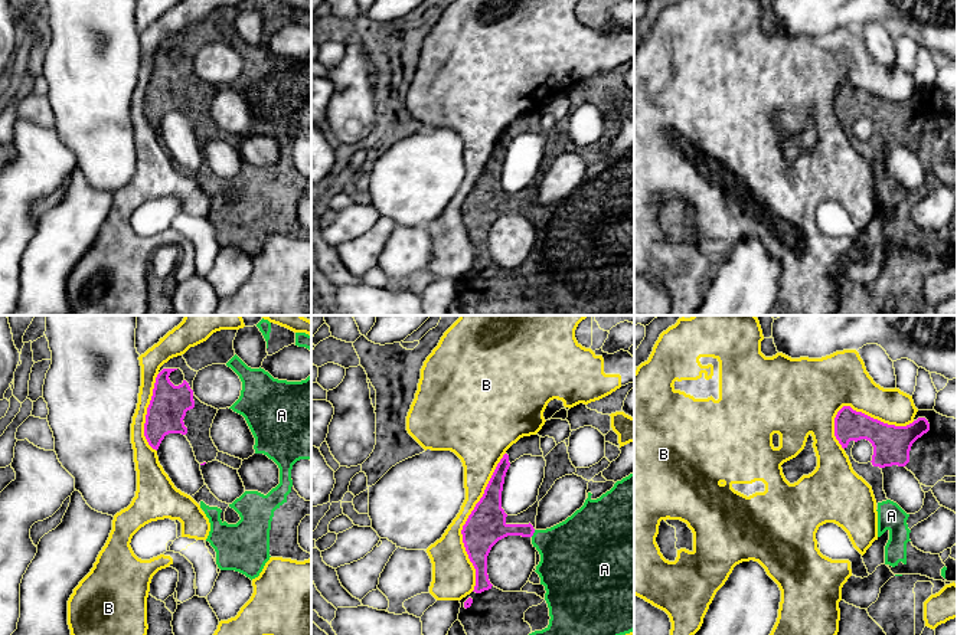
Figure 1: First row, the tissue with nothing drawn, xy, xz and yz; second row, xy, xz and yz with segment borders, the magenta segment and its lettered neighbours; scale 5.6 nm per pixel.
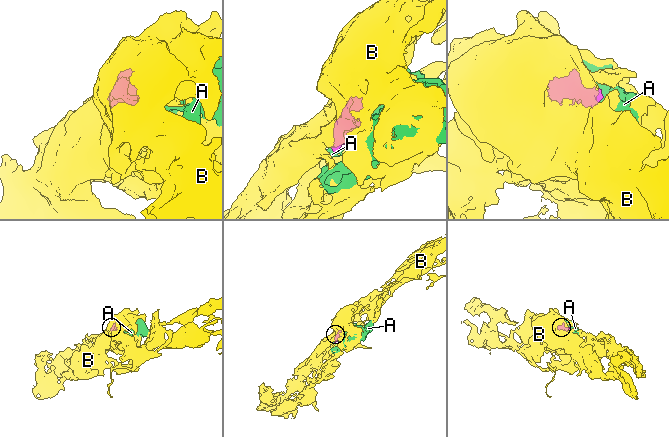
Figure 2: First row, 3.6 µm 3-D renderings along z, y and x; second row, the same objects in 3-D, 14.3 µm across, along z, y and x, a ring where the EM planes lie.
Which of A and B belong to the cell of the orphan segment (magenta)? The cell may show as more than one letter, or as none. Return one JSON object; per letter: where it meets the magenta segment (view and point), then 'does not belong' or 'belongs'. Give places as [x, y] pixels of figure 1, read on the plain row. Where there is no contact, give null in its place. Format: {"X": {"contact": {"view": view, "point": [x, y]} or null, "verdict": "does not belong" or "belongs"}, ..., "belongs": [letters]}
{"A": {"contact": {"view": "xz", "point": [533, 209]}, "verdict": "belongs"}, "B": {"contact": {"view": "xz", "point": [466, 199]}, "verdict": "does not belong"}, "belongs": ["A"]}

